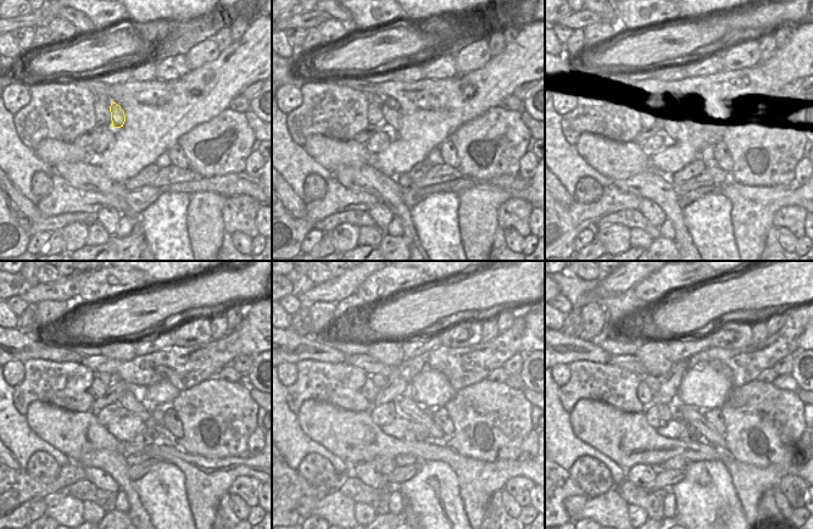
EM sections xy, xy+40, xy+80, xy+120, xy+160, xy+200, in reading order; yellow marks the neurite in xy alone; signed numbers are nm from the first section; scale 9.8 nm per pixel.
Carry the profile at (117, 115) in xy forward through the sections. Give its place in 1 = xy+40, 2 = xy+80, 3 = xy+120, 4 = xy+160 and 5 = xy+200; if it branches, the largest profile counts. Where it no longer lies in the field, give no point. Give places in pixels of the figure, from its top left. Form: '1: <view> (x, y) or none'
1: xy+40 (391, 117)
2: xy+80 (670, 123)
3: xy+120 (132, 402)
4: xy+160 (407, 407)
5: xy+200 (710, 434)

